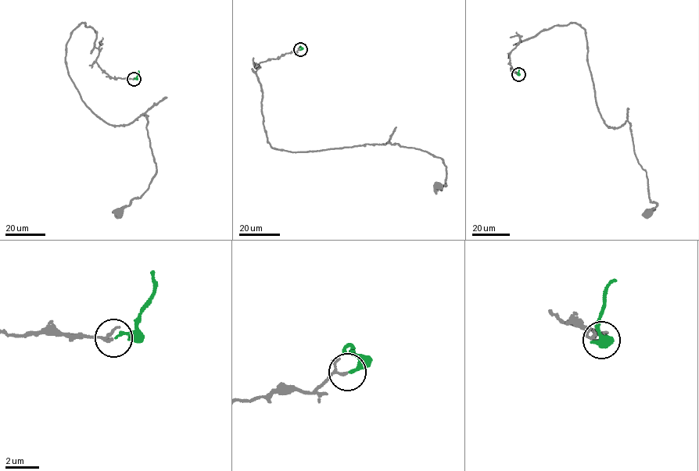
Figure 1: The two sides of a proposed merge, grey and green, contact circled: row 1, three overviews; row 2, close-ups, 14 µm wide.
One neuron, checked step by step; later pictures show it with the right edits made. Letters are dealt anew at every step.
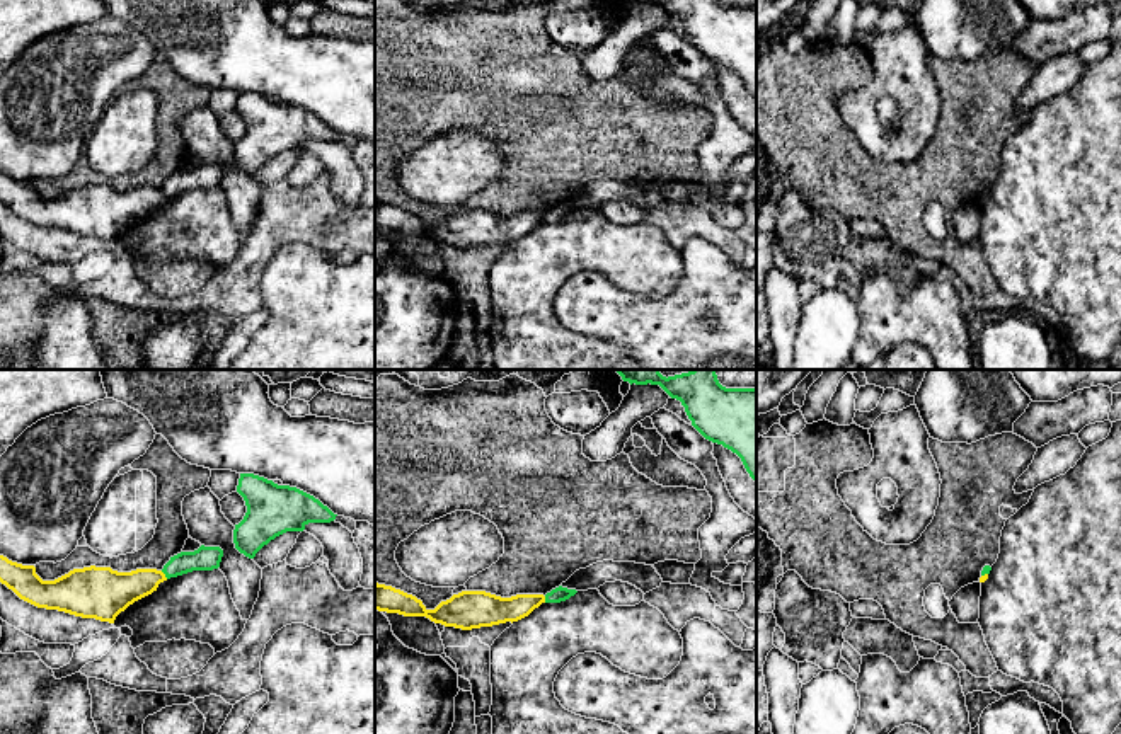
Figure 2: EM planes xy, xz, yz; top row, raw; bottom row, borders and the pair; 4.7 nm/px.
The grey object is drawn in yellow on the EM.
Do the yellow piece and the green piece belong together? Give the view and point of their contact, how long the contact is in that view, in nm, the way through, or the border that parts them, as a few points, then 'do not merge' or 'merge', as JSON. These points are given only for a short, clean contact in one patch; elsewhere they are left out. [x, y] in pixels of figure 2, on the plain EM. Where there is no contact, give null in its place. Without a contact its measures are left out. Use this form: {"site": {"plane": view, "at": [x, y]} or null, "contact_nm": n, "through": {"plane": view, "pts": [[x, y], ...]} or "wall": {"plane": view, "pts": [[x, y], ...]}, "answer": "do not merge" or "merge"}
{"site": {"plane": "xy", "at": [164, 193]}, "contact_nm": 50, "wall": {"plane": "xy", "pts": [[160, 189], [167, 196]]}, "answer": "do not merge"}

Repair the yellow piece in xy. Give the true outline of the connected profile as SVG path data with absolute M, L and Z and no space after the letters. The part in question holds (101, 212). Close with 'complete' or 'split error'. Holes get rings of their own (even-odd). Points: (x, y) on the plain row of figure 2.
M0 174L0 201L20 218L46 228L114 242L135 220L157 209L167 199L157 187L118 191L111 186L83 186L43 199L34 184L22 184Z | complete

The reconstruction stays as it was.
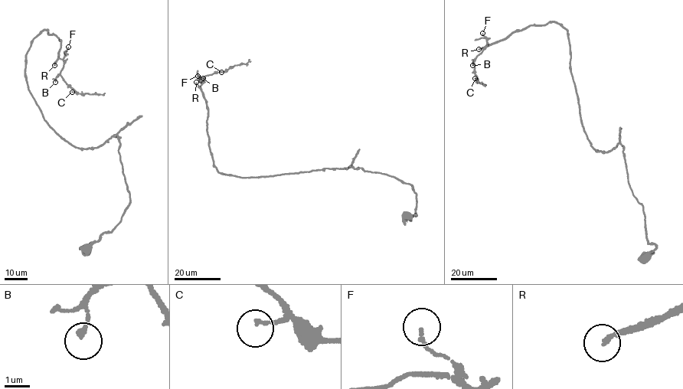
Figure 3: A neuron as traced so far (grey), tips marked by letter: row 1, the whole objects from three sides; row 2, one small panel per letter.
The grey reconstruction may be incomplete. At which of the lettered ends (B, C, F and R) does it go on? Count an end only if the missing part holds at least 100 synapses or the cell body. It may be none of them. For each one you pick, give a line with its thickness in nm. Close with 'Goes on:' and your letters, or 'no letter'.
R: Thickness 200 nm
Goes on: R

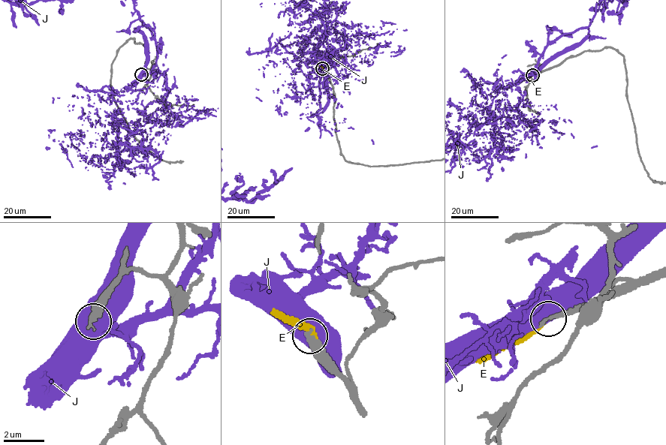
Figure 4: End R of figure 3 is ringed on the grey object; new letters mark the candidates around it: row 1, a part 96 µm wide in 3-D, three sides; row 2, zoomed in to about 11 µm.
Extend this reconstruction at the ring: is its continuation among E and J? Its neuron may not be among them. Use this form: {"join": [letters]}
{"join": ["E"]}

